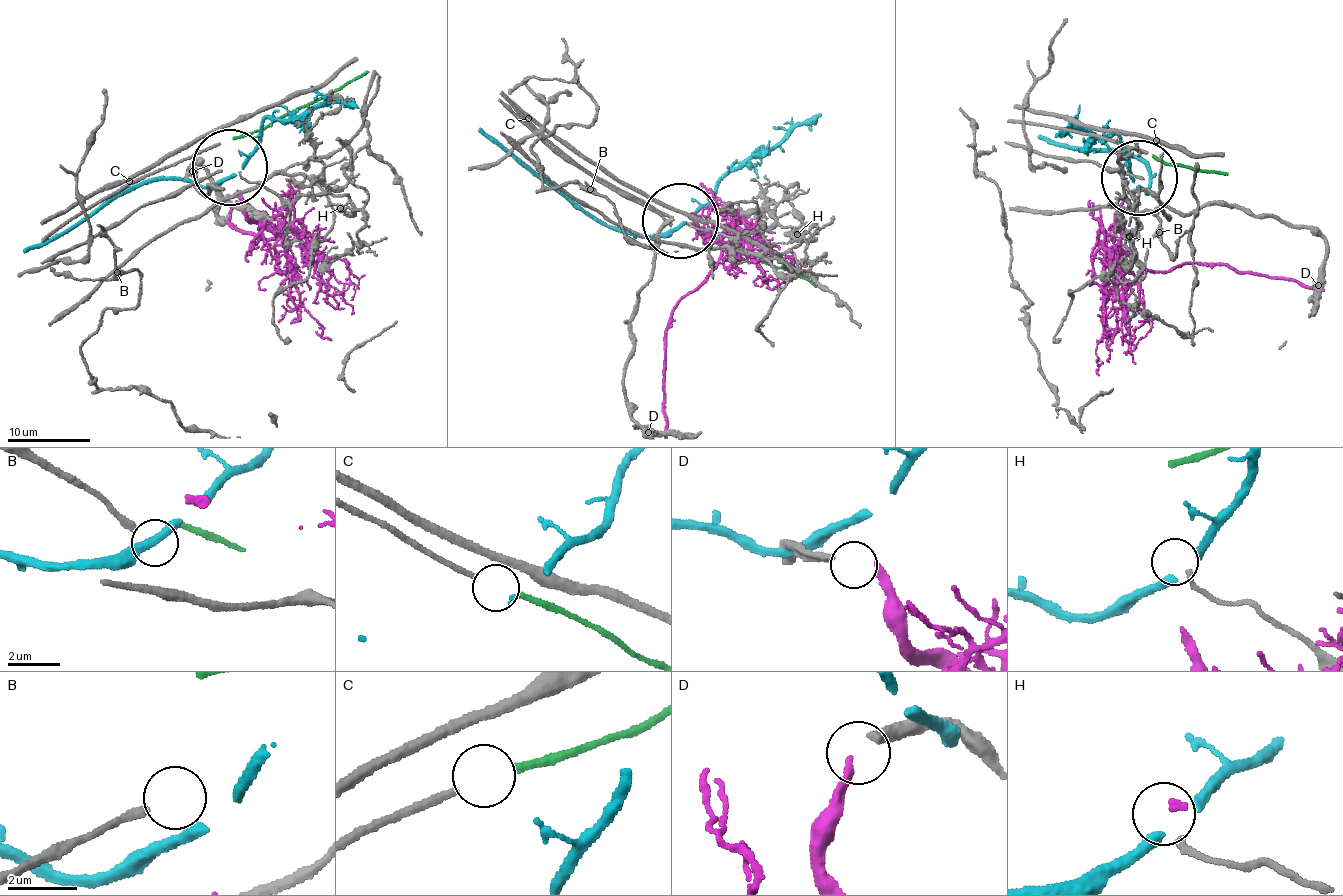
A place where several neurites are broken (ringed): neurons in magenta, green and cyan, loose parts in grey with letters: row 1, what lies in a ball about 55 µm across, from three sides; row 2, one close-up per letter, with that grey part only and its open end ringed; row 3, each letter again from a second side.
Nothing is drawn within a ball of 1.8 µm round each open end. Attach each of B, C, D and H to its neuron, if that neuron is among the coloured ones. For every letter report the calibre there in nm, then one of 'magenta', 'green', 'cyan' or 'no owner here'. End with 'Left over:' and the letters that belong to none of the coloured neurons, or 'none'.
B: 280 nm thick; no owner here
C: 200 nm thick; green
D: 280 nm thick; magenta
H: 180 nm thick; no owner here
Left over: B, H

